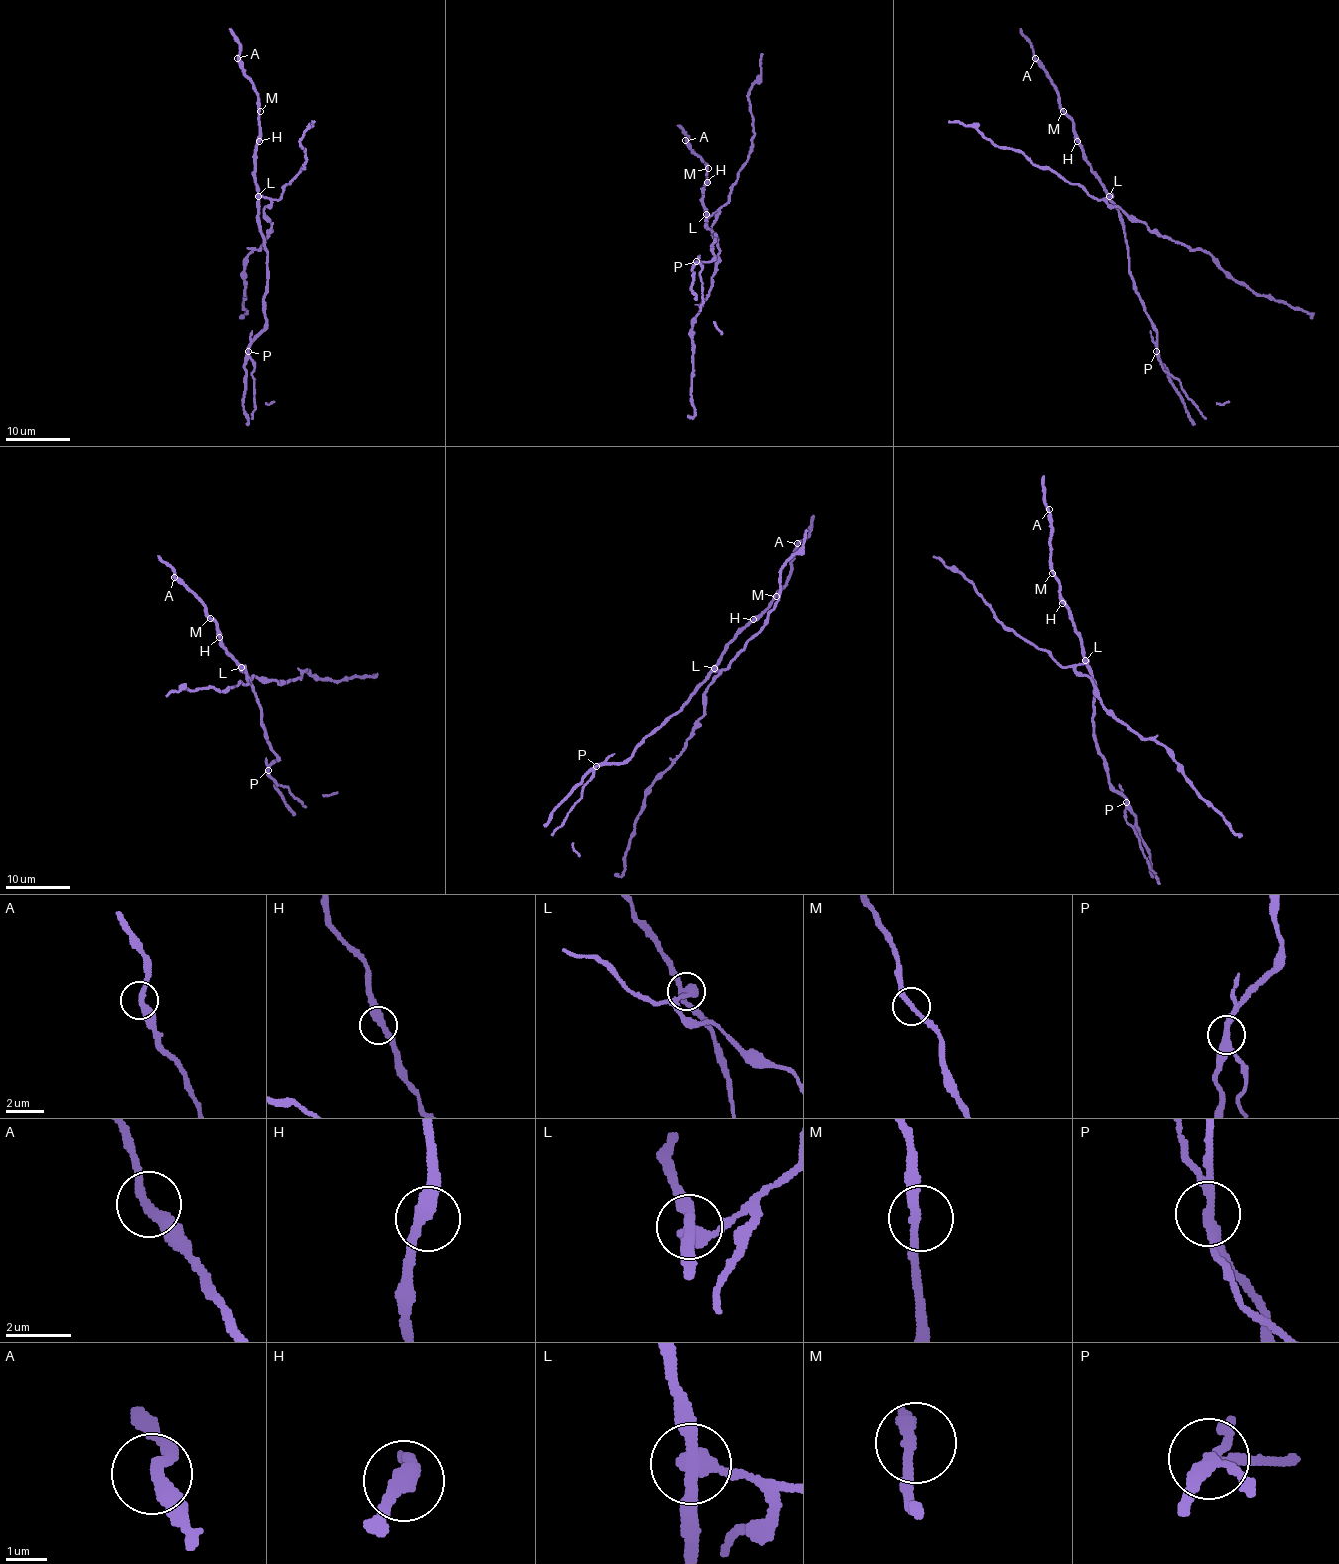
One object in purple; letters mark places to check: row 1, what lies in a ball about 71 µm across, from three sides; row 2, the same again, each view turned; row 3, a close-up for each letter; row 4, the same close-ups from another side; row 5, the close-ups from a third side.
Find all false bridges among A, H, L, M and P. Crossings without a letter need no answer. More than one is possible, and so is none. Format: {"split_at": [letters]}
{"split_at": ["L", "P"]}

